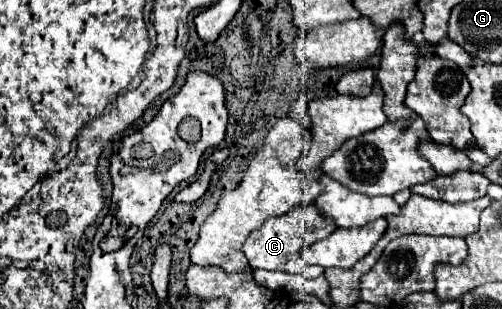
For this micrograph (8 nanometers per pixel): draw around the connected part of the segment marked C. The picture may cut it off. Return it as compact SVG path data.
M316 204L308 206L296 206L294 210L282 214L282 216L272 216L268 218L260 228L250 232L248 240L242 246L244 256L248 258L248 264L252 268L264 268L264 270L282 270L282 272L292 272L300 274L304 278L318 278L324 270L320 266L312 266L304 260L302 248L314 244L316 240L326 238L334 230L334 222L328 220L326 216L320 214Z

